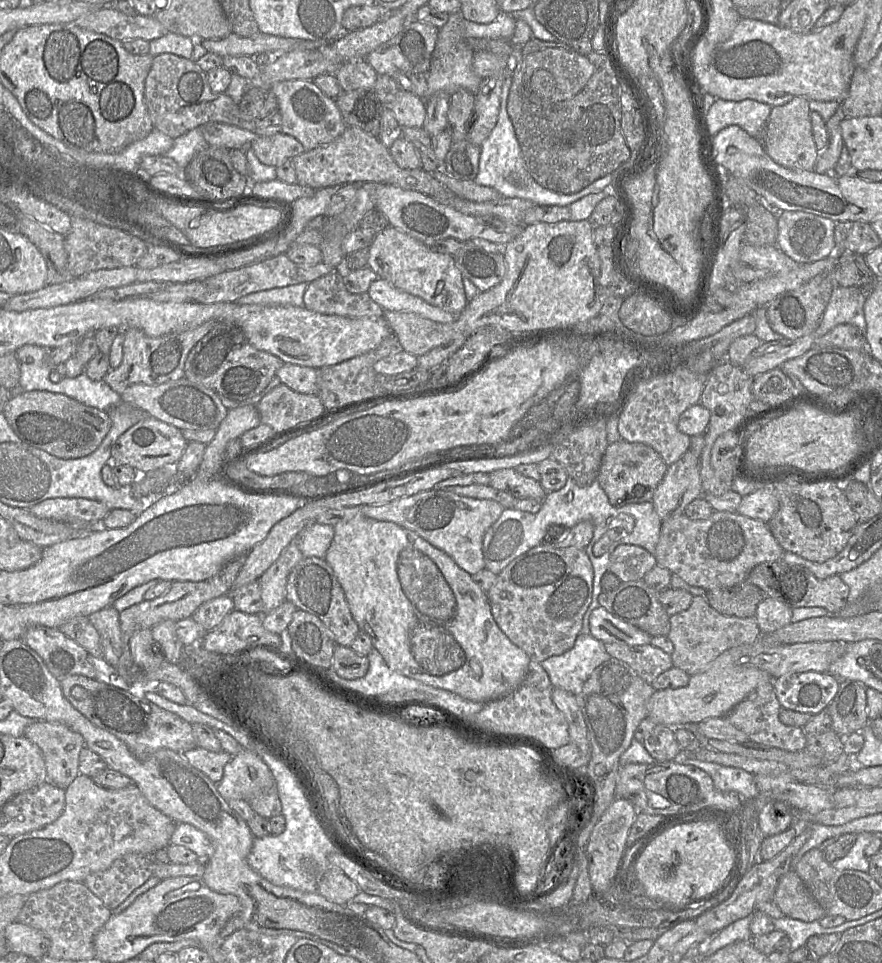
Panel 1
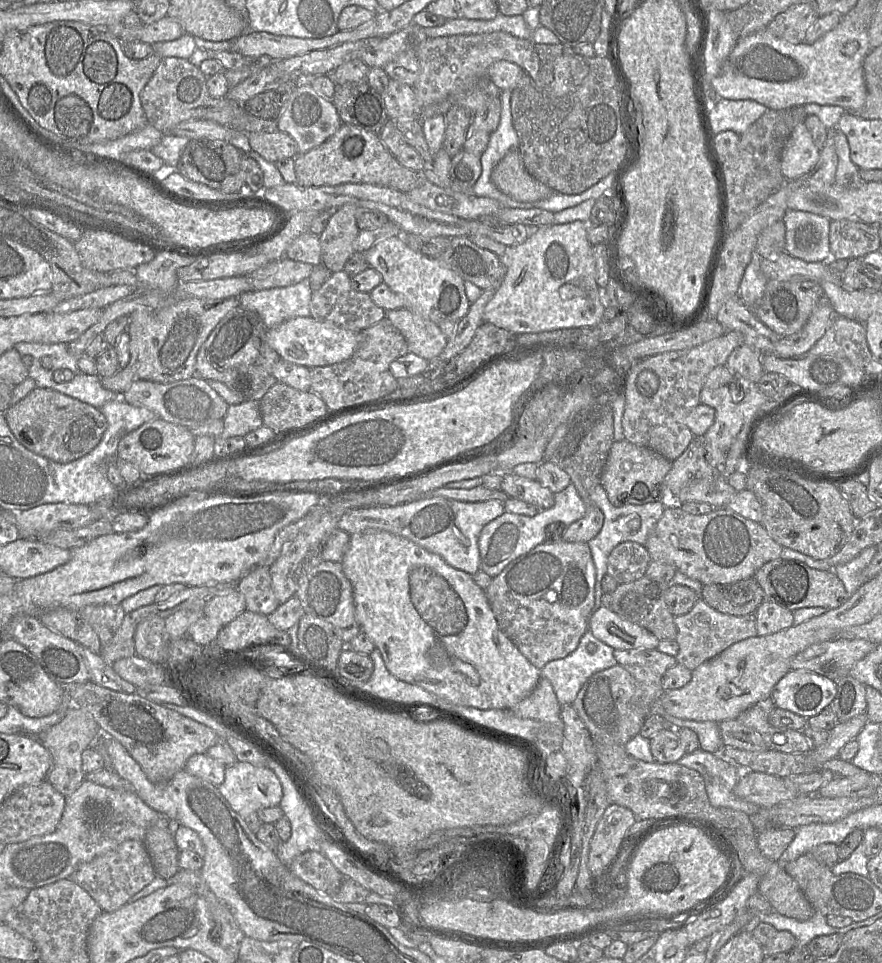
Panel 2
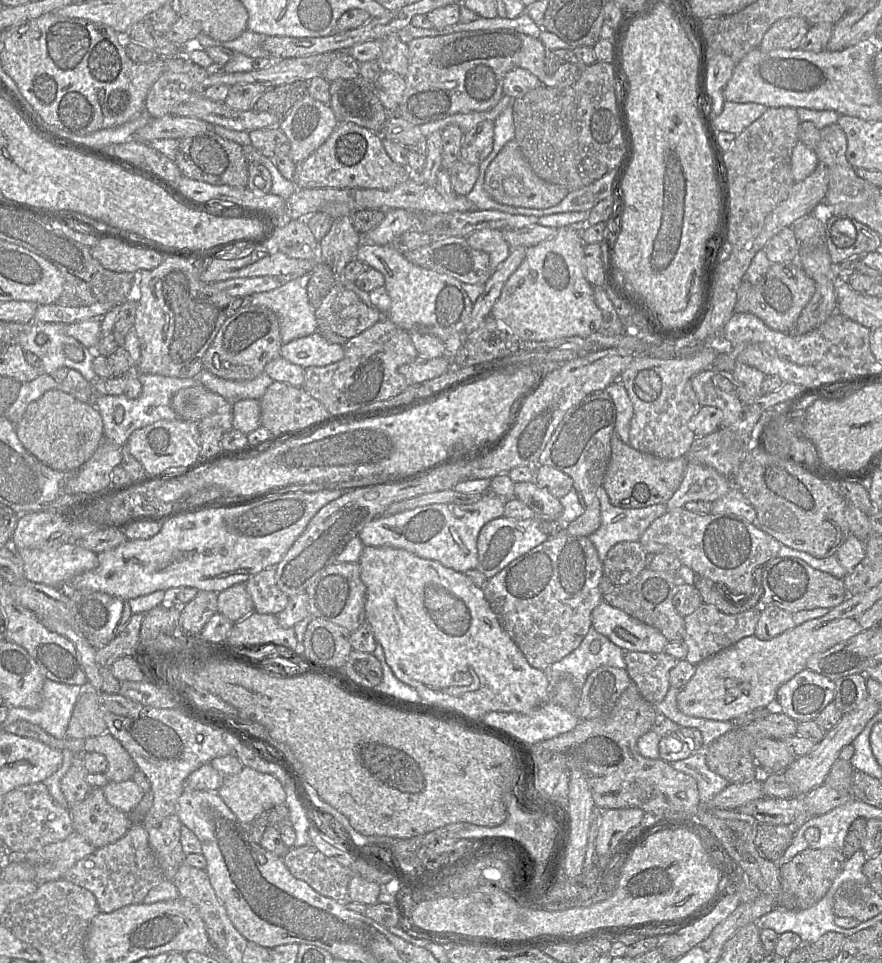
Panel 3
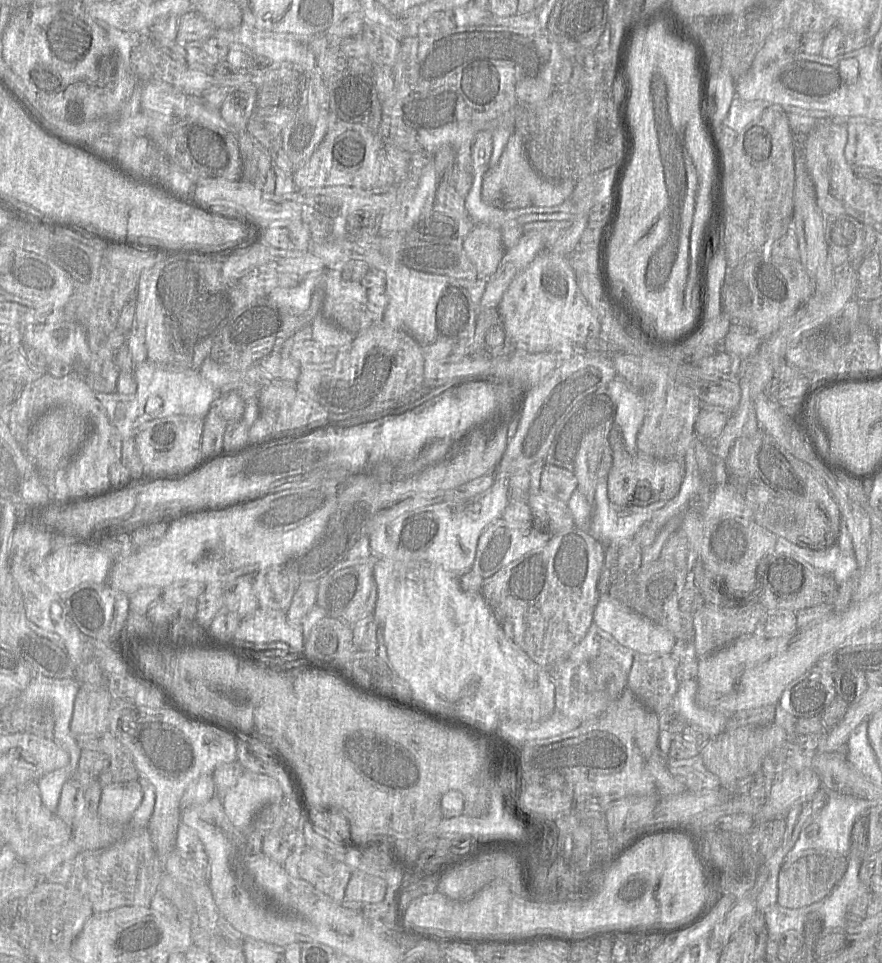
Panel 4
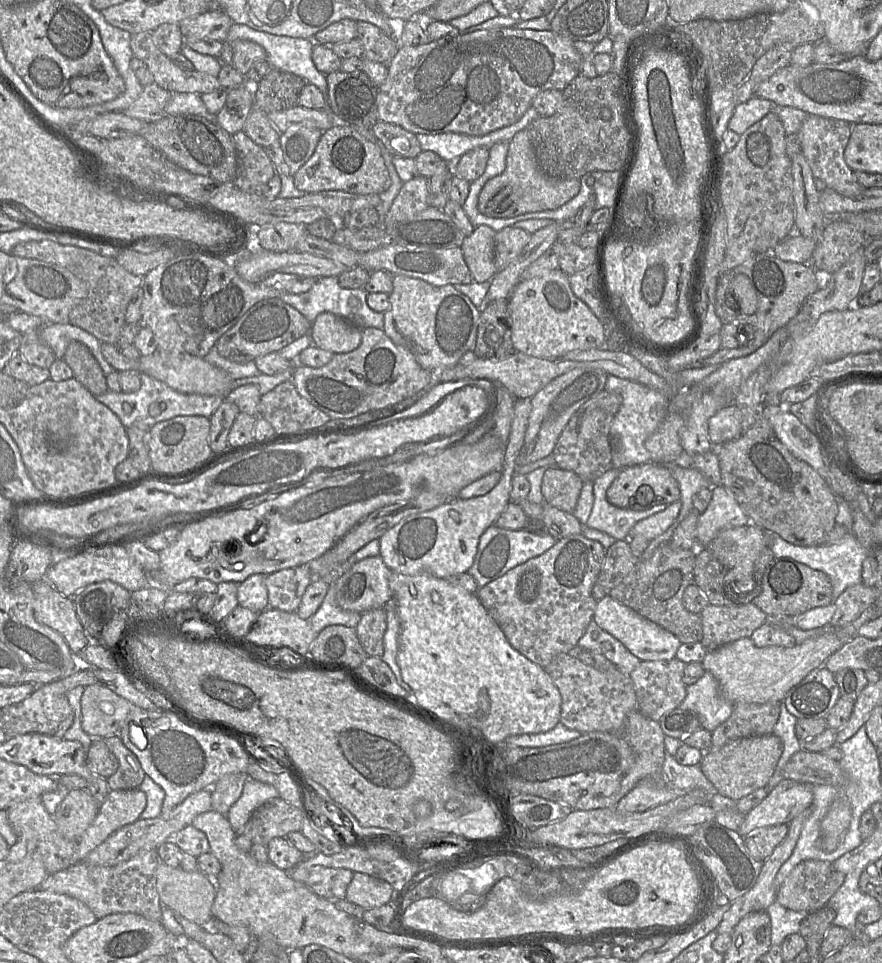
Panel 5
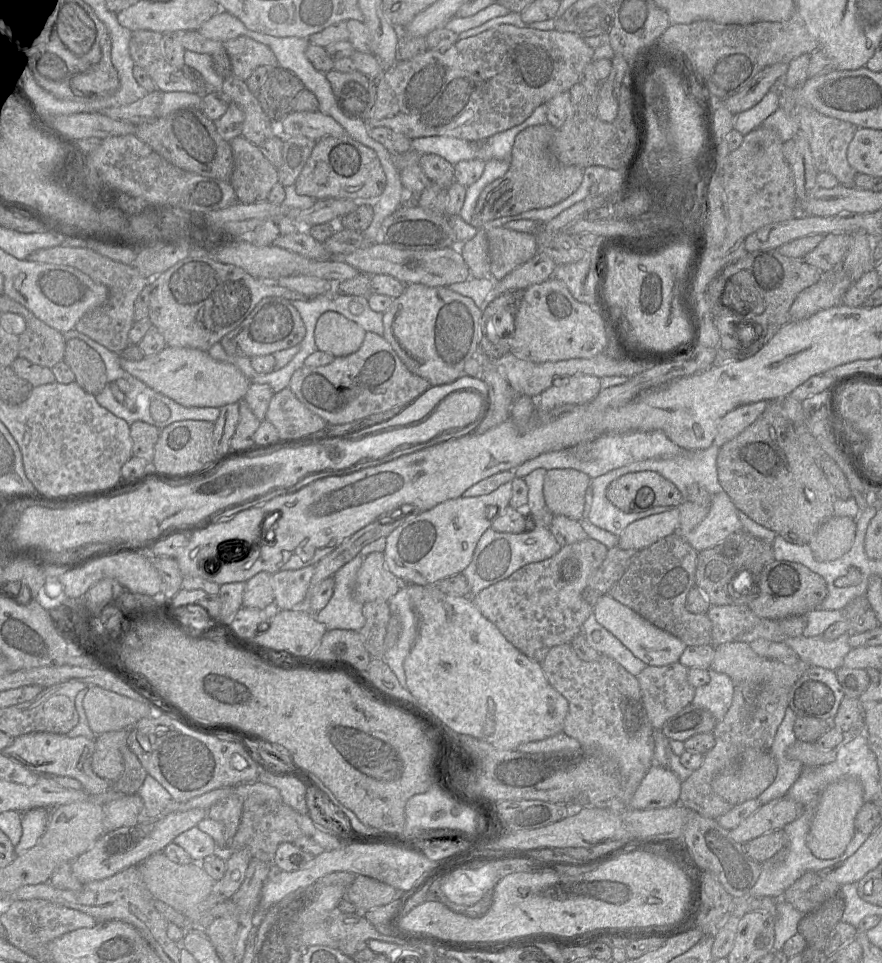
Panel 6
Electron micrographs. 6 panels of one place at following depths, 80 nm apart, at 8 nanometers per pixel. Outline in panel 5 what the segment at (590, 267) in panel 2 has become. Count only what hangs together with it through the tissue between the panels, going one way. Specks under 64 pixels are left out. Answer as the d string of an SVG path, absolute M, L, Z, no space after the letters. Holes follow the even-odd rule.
M559 268L542 276L520 281L508 298L507 310L511 320L511 341L516 352L540 359L556 359L573 350L607 350L601 322L589 307L574 295L569 276Z

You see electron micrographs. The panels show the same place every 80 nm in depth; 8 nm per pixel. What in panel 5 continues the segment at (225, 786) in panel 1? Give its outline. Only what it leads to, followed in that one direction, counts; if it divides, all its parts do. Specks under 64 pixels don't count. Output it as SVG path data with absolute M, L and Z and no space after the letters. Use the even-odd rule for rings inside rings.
M248 776L241 796L230 807L225 816L235 833L242 835L242 830L251 814L267 800L277 797L279 797L279 792L274 786L254 780Z

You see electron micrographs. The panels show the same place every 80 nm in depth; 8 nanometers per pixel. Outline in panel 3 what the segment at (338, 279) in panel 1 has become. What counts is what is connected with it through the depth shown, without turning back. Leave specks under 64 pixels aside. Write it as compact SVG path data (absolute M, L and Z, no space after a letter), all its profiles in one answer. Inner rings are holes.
M337 281L315 310L318 331L332 331L346 339L357 336L384 317Z

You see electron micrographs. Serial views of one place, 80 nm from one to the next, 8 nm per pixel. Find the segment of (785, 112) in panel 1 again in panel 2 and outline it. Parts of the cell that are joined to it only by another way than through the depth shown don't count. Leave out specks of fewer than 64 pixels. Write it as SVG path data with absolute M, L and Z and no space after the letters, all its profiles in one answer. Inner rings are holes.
M804 121L792 130L781 151L781 170L787 180L809 173L819 159L820 150L815 146Z

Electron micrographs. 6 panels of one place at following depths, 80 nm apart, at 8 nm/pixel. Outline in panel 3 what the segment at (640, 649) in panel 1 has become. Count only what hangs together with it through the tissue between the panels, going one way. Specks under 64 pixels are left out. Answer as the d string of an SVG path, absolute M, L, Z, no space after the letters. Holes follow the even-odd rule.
M625 651L626 670L642 697L652 705L661 702L670 686L669 672L677 664L673 656L653 652Z

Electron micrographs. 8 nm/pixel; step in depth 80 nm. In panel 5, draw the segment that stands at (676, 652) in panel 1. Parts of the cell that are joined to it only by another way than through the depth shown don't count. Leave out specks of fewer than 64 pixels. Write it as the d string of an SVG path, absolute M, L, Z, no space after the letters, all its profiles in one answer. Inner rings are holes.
M753 603L742 606L708 604L700 617L703 632L700 643L707 651L741 638L751 638L753 632L768 620L768 616Z

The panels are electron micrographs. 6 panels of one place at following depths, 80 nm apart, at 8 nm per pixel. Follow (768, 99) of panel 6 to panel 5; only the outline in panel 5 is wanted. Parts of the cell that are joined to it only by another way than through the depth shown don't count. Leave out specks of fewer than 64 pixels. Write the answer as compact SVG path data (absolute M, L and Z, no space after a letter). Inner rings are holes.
M757 96L737 104L729 120L728 129L739 135L743 134L750 126L768 114L774 105L772 101Z

